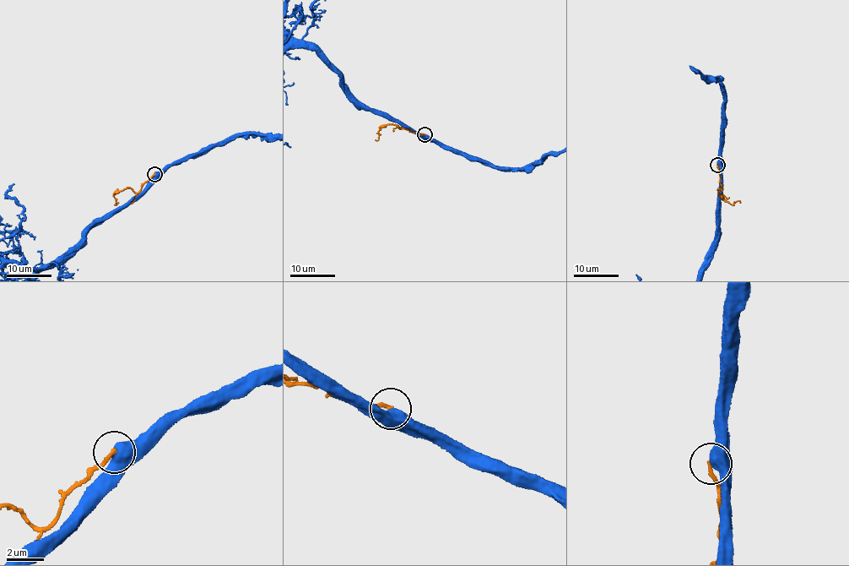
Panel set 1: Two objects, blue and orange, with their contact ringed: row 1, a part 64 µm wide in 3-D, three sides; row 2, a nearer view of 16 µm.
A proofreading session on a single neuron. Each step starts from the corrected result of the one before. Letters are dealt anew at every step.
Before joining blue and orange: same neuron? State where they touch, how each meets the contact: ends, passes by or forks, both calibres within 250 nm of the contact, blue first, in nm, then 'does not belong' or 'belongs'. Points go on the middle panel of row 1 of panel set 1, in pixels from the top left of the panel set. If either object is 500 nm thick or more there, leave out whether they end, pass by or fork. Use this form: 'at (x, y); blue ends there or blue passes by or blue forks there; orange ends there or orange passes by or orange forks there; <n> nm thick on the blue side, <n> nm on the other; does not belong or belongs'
at (424, 134); 550 nm thick on the blue side, 200 nm on the other; does not belong

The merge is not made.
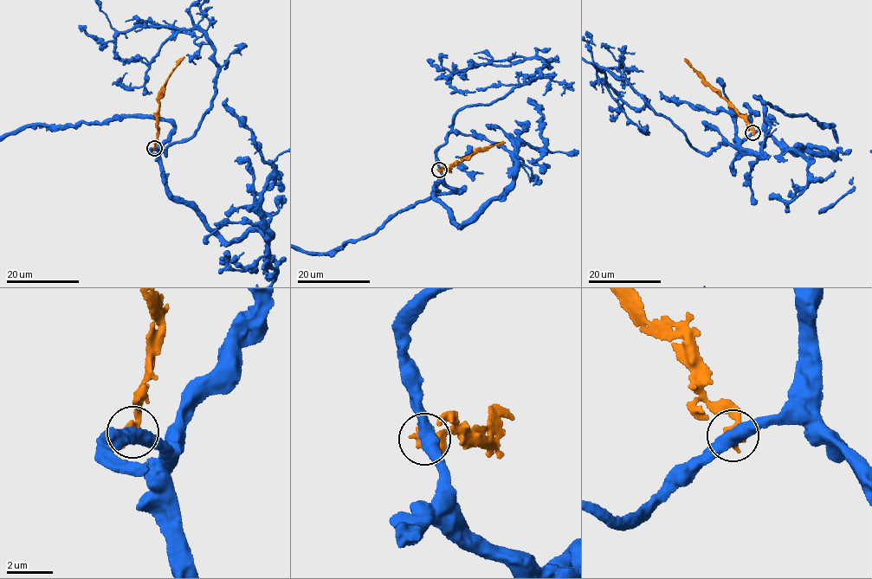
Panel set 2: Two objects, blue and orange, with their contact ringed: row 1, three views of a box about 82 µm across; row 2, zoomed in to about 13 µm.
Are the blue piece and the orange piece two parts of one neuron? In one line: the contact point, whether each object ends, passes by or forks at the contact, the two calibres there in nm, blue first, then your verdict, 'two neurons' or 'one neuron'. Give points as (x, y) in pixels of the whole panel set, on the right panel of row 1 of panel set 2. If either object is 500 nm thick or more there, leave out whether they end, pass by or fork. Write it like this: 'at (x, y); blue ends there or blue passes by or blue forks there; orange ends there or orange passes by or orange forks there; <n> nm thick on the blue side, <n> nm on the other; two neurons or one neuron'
at (752, 132); 500 nm thick on the blue side, 400 nm on the other; two neurons

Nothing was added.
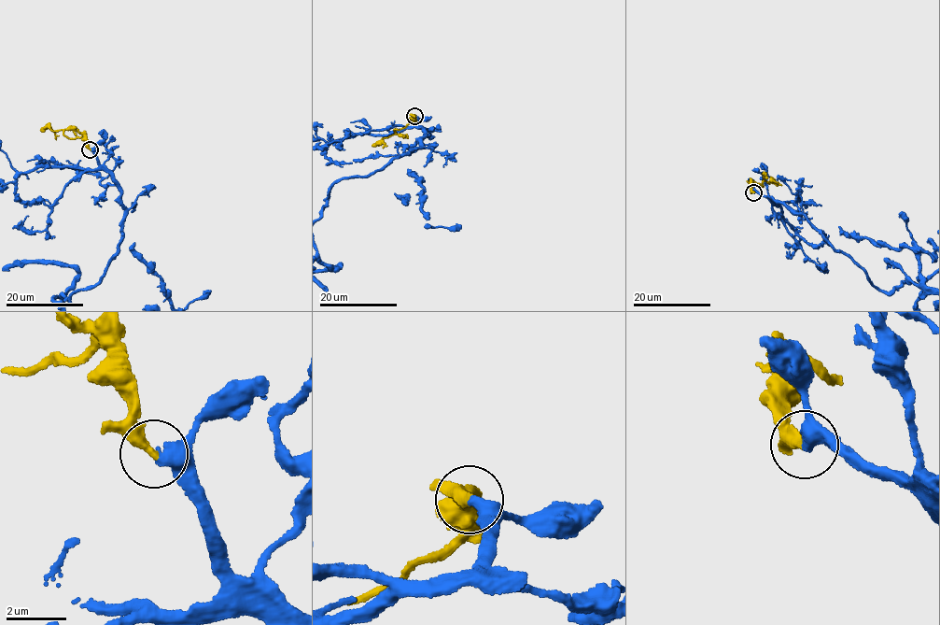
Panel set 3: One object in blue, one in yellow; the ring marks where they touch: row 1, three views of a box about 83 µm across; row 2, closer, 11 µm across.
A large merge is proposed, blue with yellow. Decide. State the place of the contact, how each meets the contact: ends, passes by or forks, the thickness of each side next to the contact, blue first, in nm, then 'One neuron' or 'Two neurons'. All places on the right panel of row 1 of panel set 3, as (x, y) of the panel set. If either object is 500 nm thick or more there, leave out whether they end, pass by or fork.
Place: (753, 192). At the ring blue passes by. At the ring yellow ends. Thickness 400 nm (blue) against 400 nm. One neuron

